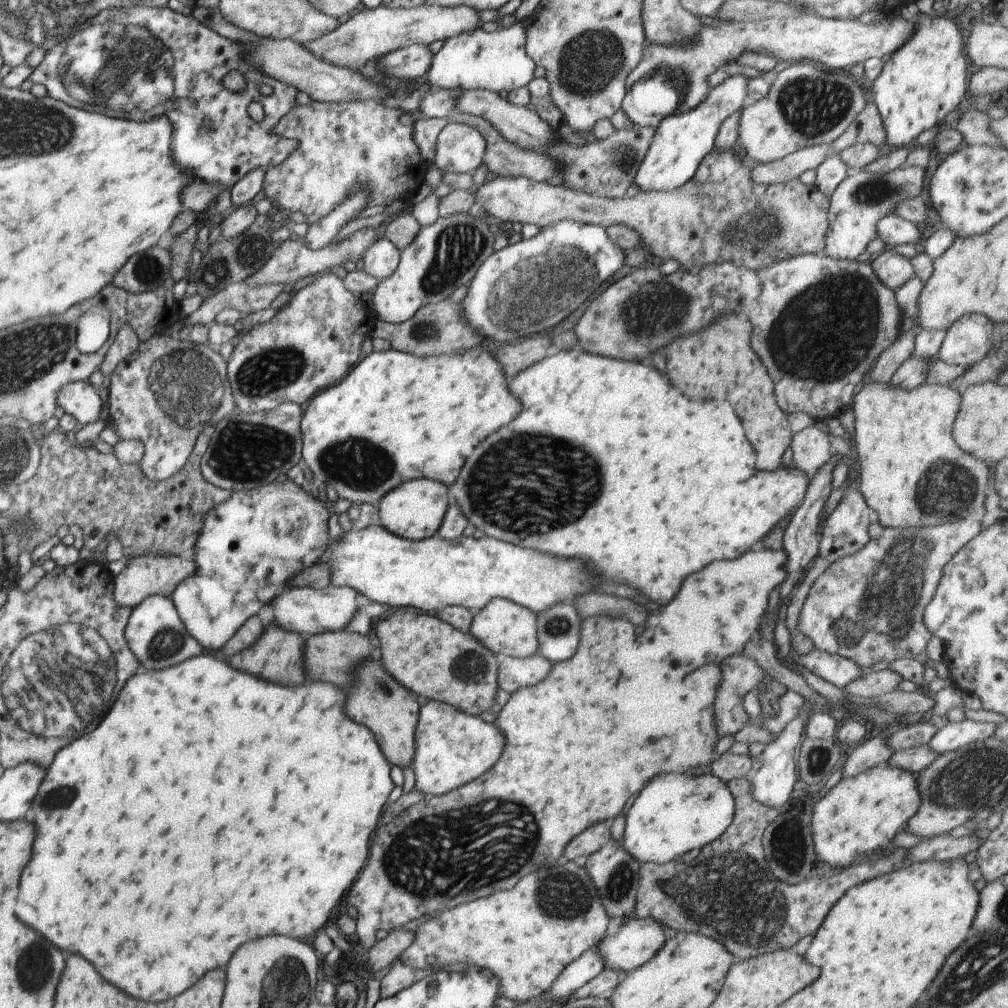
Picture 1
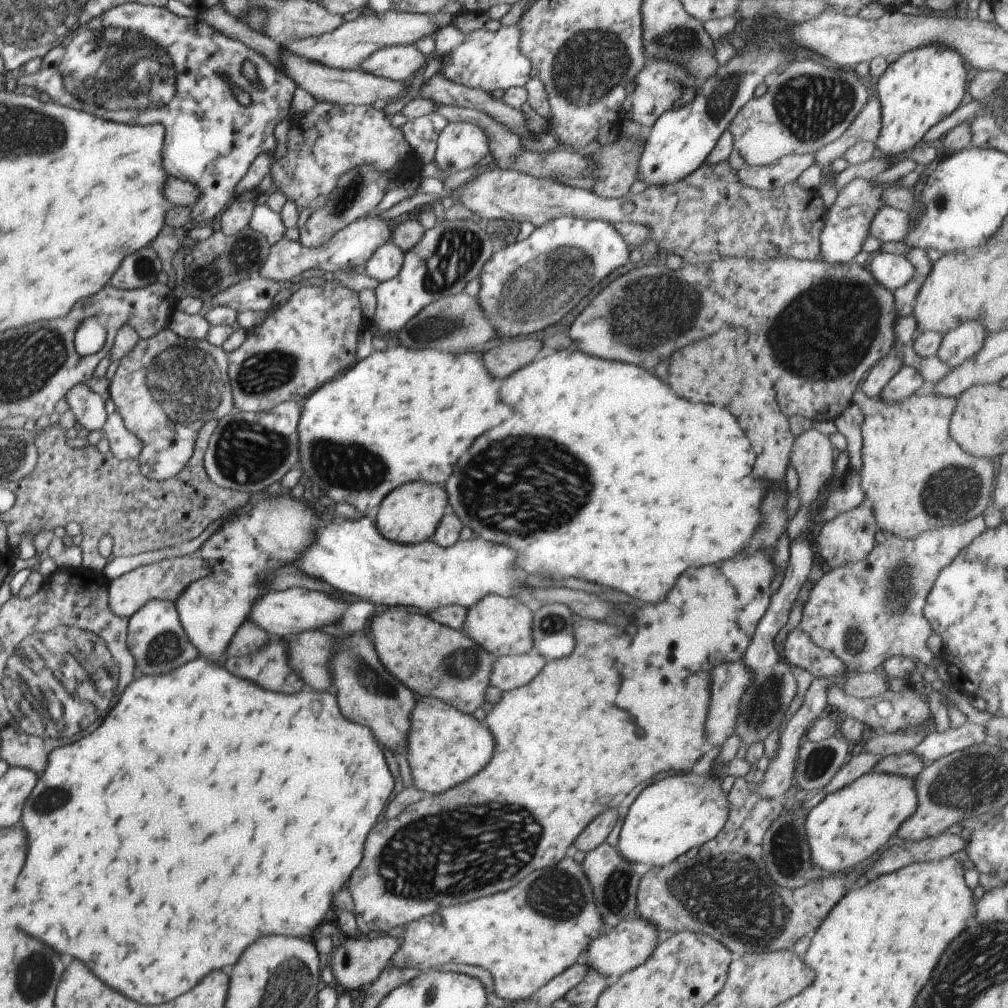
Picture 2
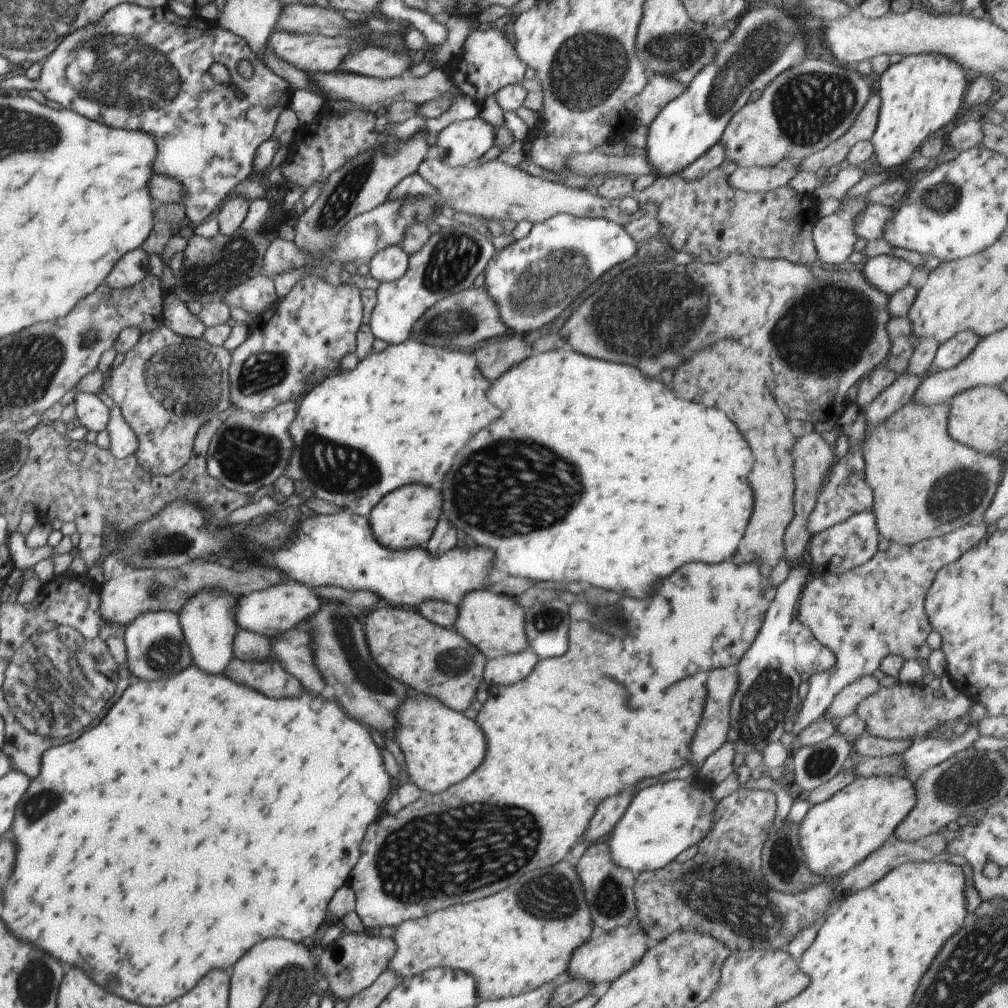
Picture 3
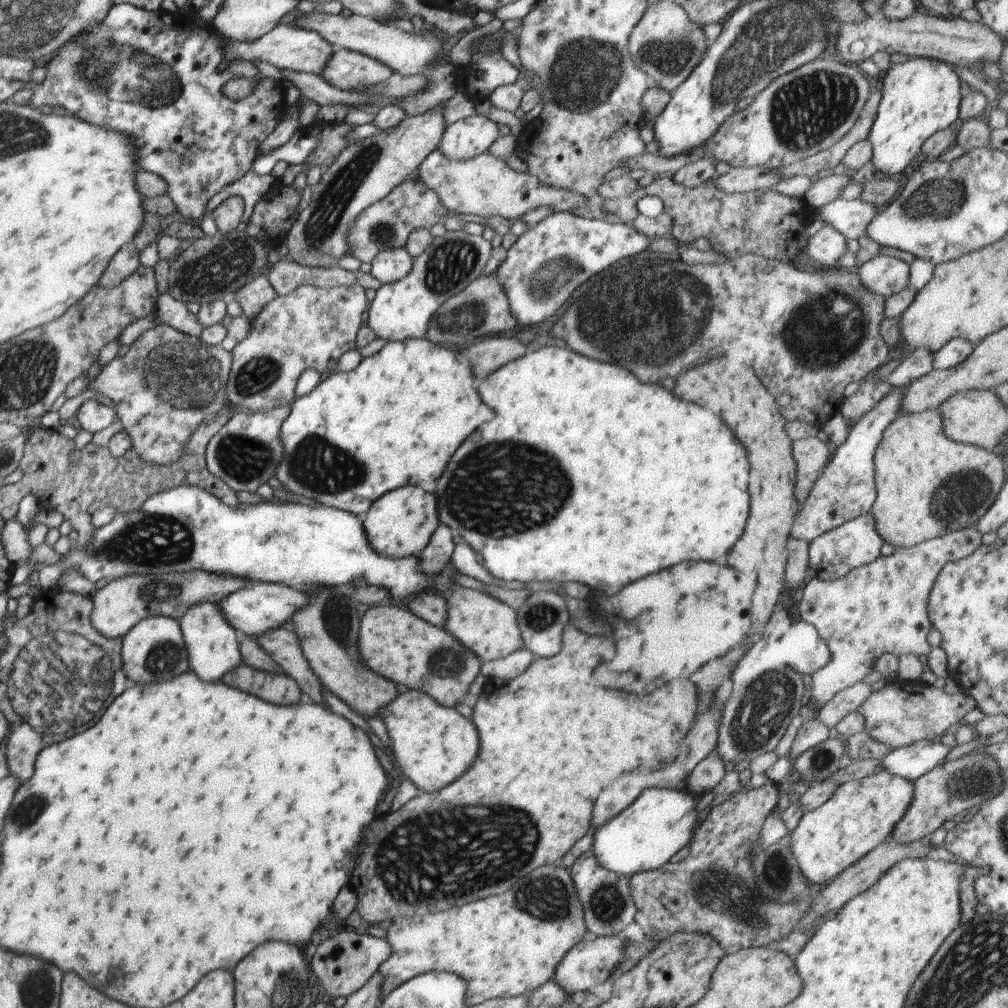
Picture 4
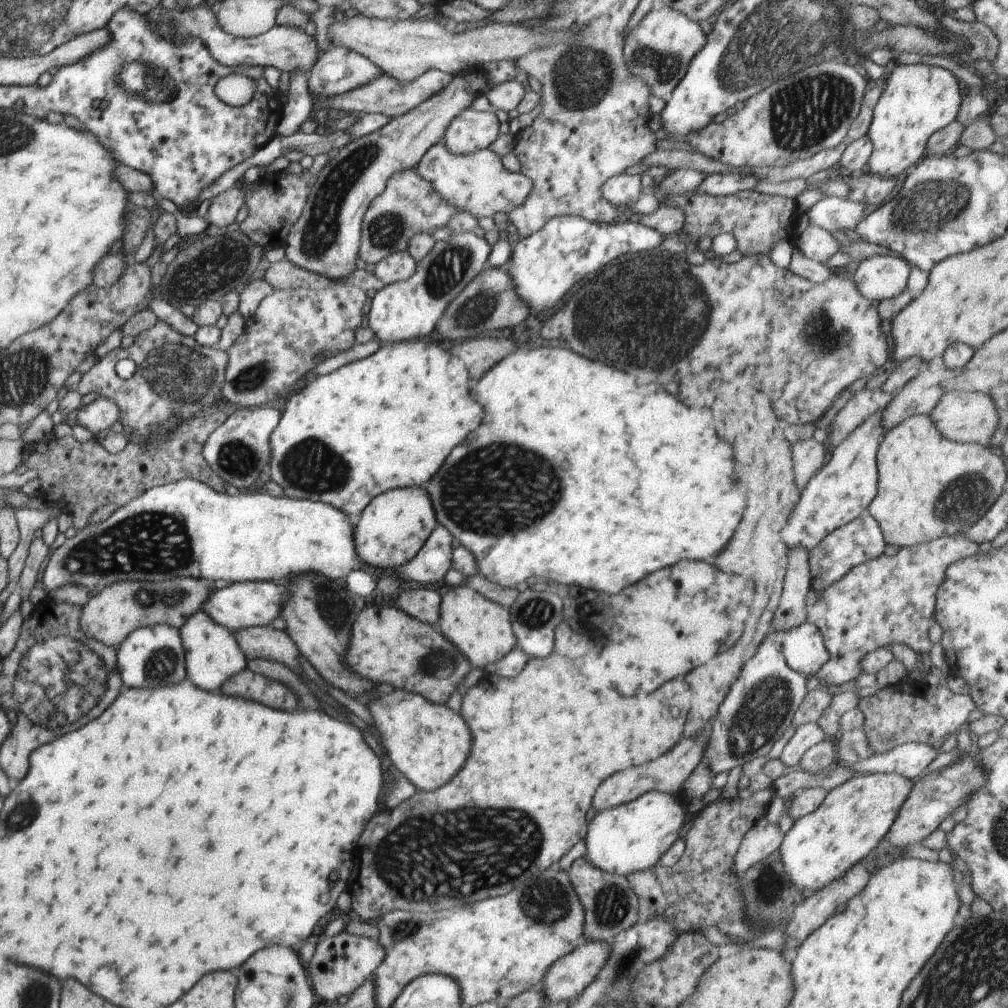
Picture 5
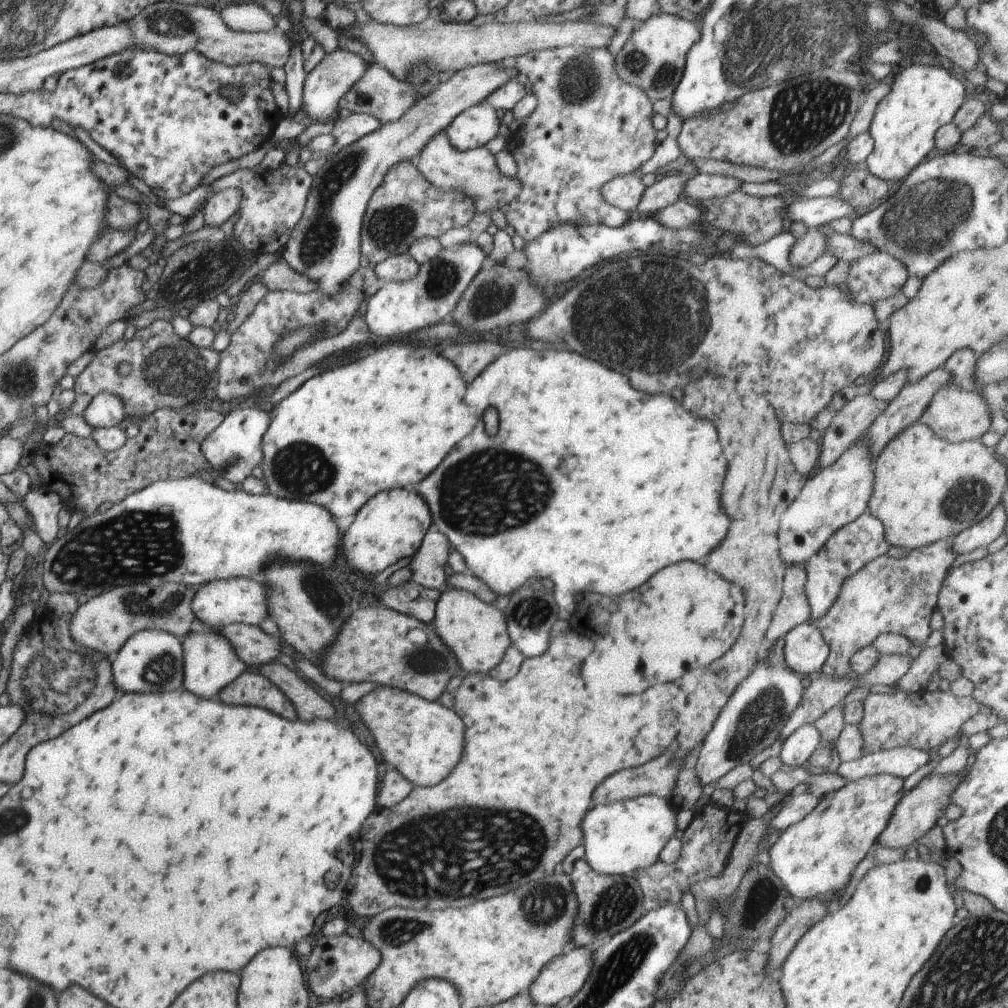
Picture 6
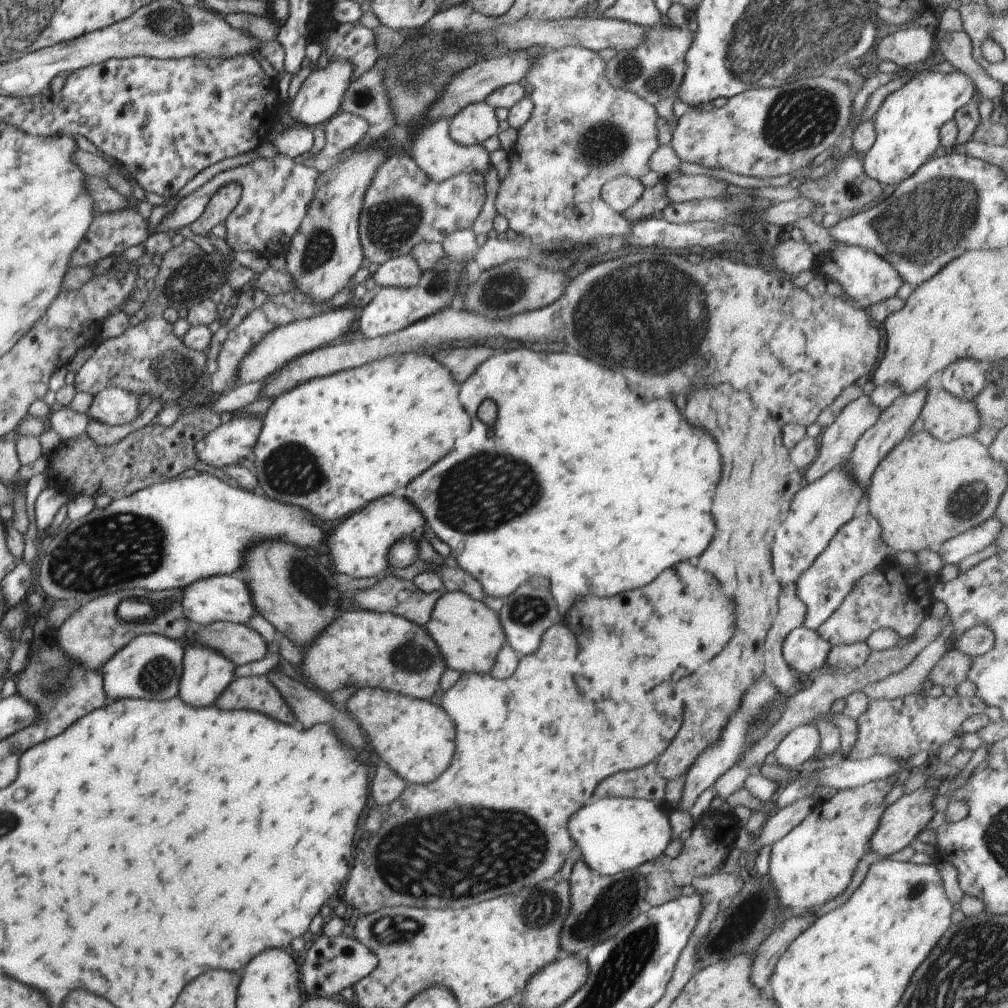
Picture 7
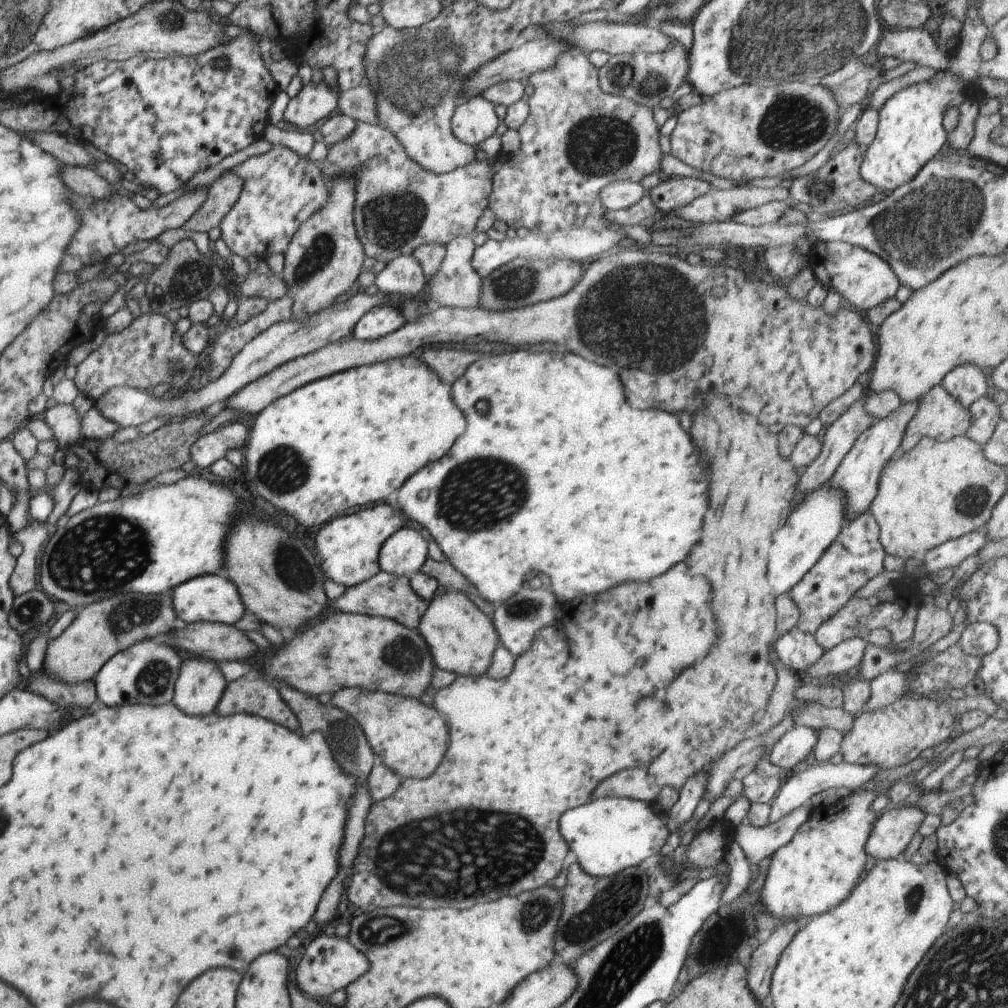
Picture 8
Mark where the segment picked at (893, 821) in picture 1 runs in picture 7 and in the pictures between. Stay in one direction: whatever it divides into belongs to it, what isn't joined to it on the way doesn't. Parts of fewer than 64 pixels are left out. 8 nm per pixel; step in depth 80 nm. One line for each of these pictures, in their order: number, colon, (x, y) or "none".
2: (845, 828)
3: (837, 834)
4: (861, 814)
5: (821, 847)
6: (815, 857)
7: (813, 863)

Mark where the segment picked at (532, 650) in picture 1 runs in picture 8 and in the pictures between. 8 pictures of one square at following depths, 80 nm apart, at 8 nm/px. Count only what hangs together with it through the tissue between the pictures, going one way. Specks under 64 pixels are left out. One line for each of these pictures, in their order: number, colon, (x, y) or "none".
2: (502, 625)
3: (495, 623)
4: (488, 627)
5: (482, 629)
6: (476, 632)
7: (469, 634)
8: (462, 638)

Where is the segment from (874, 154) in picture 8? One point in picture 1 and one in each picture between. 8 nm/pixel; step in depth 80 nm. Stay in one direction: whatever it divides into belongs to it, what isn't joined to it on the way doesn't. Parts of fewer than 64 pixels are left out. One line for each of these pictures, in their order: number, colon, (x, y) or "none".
1: (924, 80)
2: (923, 86)
3: (922, 93)
4: (919, 97)
5: (918, 100)
6: (922, 98)
7: (907, 125)

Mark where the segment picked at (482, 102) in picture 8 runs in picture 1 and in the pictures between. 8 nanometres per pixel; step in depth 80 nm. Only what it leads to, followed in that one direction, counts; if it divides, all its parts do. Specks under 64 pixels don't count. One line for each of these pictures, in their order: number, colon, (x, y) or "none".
1: (460, 147)
2: (461, 145)
3: (462, 142)
4: (464, 139)
5: (472, 130)
6: (476, 126)
7: (477, 122)

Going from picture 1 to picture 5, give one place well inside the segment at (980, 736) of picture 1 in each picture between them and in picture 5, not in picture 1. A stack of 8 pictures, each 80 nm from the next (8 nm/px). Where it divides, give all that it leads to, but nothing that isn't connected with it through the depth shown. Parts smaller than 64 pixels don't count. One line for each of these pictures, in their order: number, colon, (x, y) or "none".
2: (937, 744)
3: (924, 753)
4: (912, 761)
5: (909, 760)

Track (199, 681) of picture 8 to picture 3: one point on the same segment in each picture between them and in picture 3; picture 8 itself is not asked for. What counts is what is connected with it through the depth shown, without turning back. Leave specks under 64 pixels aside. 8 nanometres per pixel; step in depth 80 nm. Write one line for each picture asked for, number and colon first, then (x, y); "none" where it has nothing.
3: (208, 619)
4: (213, 645)
5: (213, 655)
6: (210, 662)
7: (206, 673)

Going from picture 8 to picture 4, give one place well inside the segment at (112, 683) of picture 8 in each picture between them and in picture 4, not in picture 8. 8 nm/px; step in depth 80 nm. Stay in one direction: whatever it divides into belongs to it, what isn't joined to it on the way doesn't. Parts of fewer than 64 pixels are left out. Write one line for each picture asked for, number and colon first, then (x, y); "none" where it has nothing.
4: (153, 650)
5: (152, 656)
6: (151, 660)
7: (150, 666)

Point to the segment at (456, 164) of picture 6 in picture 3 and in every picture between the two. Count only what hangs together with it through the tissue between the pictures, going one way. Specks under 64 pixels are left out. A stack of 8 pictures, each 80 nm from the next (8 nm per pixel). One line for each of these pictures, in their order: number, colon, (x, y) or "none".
3: (495, 190)
4: (485, 185)
5: (478, 183)

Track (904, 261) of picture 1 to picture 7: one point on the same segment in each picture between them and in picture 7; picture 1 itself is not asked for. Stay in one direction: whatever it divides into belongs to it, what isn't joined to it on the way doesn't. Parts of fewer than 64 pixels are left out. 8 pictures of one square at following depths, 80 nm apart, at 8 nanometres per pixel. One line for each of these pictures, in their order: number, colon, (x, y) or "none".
2: (892, 271)
3: (888, 273)
4: (884, 275)
5: (881, 277)
6: (875, 277)
7: (867, 278)

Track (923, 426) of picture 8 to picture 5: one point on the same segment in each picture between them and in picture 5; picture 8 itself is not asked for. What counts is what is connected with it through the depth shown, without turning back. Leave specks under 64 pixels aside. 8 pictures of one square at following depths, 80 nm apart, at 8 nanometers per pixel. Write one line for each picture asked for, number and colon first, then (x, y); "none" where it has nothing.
5: (962, 416)
6: (955, 414)
7: (948, 417)

